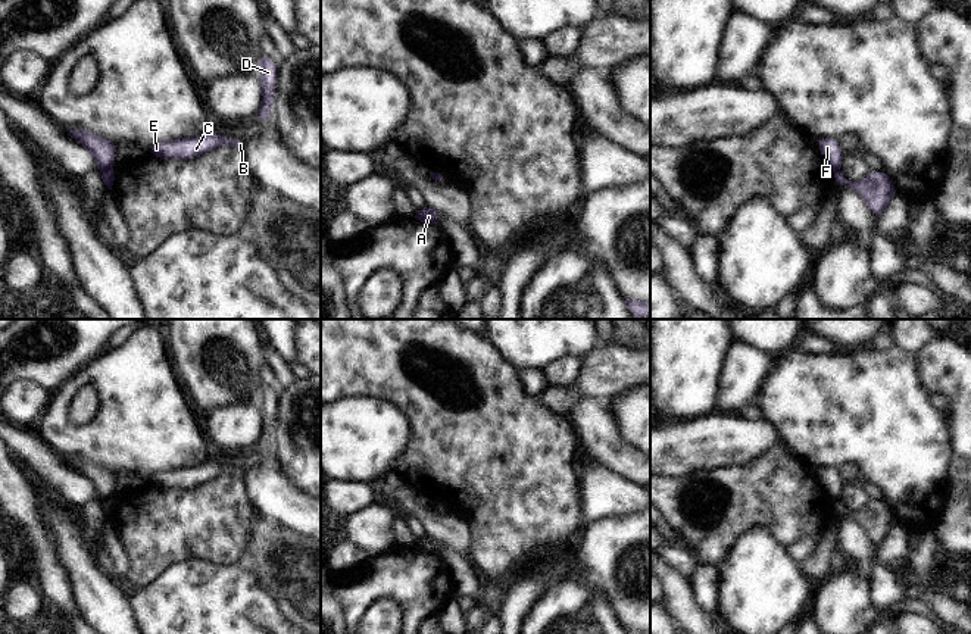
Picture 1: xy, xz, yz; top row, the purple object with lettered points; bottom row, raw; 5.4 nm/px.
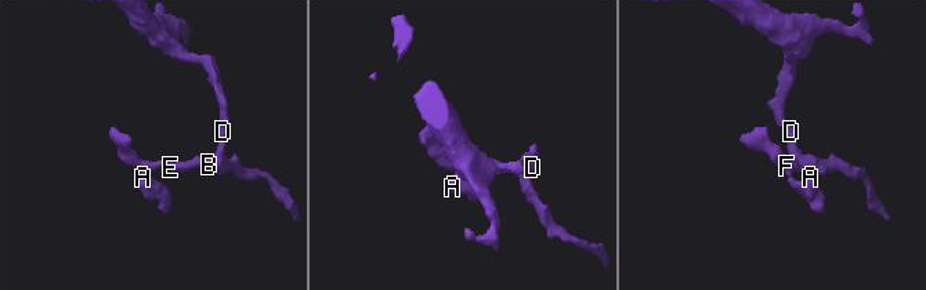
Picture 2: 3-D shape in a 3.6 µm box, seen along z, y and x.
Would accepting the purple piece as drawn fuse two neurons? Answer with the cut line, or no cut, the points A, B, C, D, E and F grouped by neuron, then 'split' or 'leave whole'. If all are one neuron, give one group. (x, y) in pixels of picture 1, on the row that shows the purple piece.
cut in xy along (111, 169), (100, 172); A / B C D E F; split

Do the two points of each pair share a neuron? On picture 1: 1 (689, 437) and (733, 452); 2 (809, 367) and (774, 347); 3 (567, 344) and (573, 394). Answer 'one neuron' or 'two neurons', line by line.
1: one neuron
2: two neurons
3: two neurons

